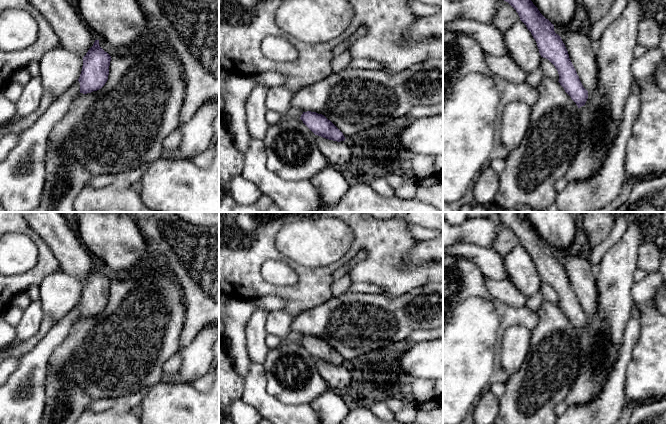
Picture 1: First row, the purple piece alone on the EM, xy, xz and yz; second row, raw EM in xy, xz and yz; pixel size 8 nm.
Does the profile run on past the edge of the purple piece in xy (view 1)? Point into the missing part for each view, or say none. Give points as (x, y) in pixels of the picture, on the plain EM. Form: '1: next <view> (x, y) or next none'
1: next none

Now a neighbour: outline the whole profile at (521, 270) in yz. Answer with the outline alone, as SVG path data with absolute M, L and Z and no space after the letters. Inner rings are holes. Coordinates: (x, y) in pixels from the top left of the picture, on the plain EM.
M521 244L504 256L503 261L508 279L527 299L540 291L542 281L537 267Z

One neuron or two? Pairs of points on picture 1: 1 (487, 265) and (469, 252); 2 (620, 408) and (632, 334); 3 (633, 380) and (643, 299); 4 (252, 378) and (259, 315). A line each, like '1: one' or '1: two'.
1: one
2: one
3: one
4: two

